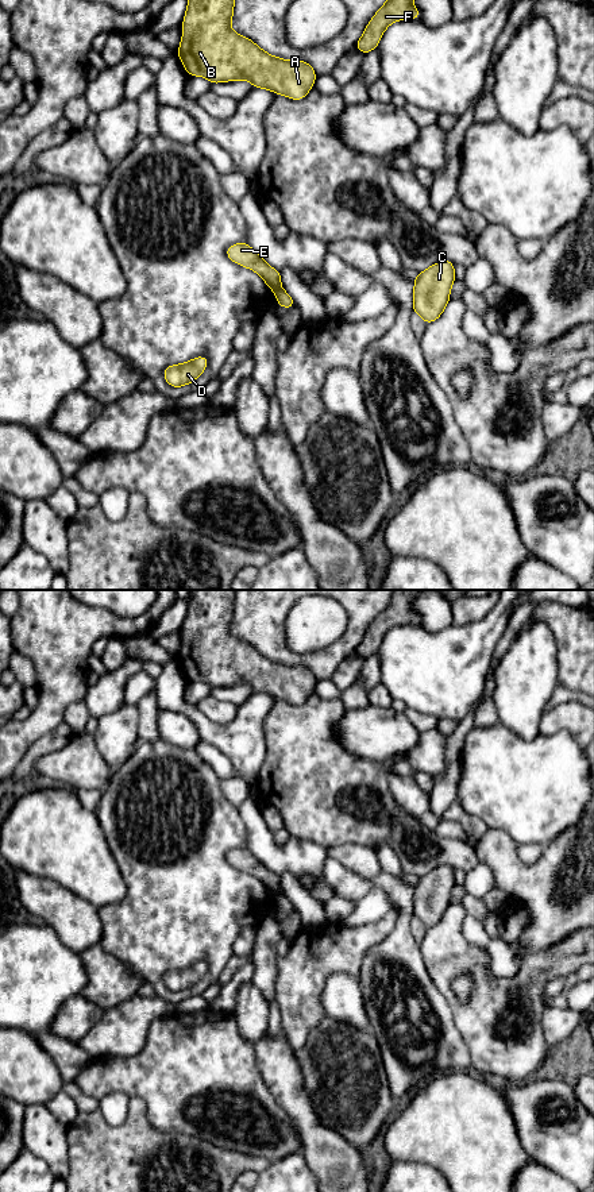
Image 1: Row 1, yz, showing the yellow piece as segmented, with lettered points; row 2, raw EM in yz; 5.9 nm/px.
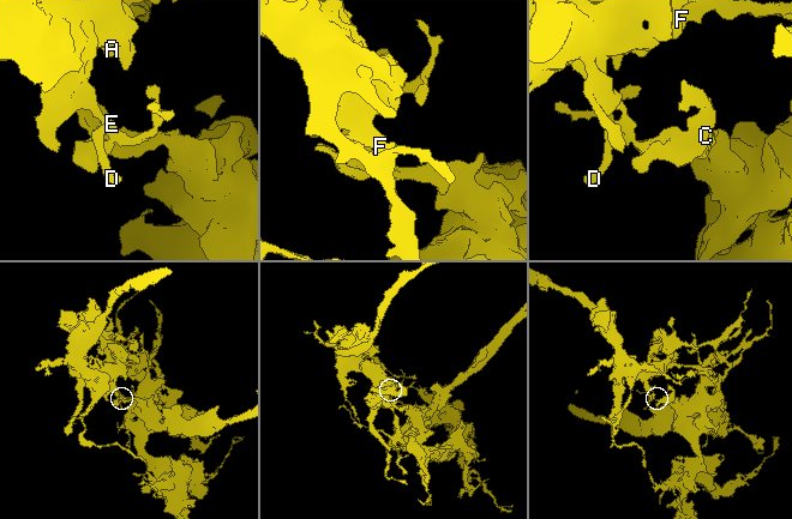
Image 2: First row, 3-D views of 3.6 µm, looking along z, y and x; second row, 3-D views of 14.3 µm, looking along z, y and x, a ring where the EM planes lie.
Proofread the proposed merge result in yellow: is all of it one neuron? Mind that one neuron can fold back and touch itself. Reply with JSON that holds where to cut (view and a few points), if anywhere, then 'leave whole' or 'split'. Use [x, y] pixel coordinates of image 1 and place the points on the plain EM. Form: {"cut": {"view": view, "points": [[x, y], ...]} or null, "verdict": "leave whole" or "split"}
{"cut": {"view": "yz", "points": [[278, 890], [273, 895]]}, "verdict": "split"}

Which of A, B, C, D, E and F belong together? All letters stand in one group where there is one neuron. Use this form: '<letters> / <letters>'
A B D E F / C

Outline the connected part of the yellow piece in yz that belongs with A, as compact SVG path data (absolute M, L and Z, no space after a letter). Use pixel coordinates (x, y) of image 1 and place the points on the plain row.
M236 590L190 591L182 628L184 640L177 657L189 680L205 682L212 688L248 684L254 693L270 694L293 705L306 701L316 684L316 678L308 667L273 661L251 644L231 634Z

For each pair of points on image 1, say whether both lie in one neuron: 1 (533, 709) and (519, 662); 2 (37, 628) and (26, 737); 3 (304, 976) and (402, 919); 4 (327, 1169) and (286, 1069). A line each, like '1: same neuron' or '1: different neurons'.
1: same neuron
2: same neuron
3: different neurons
4: same neuron

